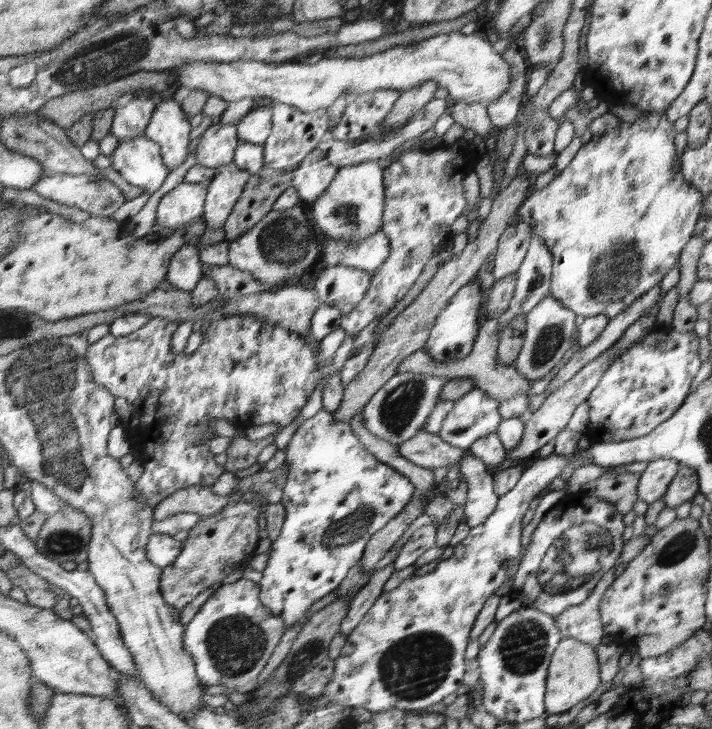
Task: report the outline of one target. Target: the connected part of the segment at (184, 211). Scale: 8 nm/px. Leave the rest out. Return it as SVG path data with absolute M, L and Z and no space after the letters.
M184 182L171 190L159 206L157 224L176 230L201 218L208 185L209 182Z

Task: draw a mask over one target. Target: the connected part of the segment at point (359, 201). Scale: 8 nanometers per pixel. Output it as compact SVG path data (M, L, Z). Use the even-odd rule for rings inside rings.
M372 160L340 168L327 192L309 206L317 226L332 240L351 244L380 232L386 207L386 172L382 162Z

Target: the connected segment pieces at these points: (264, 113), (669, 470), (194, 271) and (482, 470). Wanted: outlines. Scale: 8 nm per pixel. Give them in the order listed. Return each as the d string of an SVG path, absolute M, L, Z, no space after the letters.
M261 102L240 119L237 124L238 140L263 144L272 130L273 102Z
M671 458L649 461L647 468L640 474L637 486L637 498L650 505L661 500L667 494L672 479L682 465Z
M184 245L172 261L168 278L172 284L191 292L203 277L202 265L196 245Z
M470 448L466 449L466 458L458 466L468 485L463 521L471 528L478 527L494 513L499 500L493 489L493 476Z

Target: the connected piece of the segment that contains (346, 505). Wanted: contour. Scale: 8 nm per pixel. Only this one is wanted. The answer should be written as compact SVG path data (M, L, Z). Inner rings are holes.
M323 408L319 410L319 413L308 418L296 429L287 445L285 453L285 462L290 464L290 470L287 472L287 479L280 503L284 505L286 509L286 518L284 518L280 536L278 536L275 542L272 542L272 546L268 550L269 559L266 562L266 569L263 571L263 579L261 579L259 584L259 599L263 605L271 609L276 616L280 616L286 628L289 629L290 627L296 627L306 623L306 612L308 612L308 608L310 608L316 600L320 600L322 596L326 596L328 592L332 592L338 584L343 583L343 581L347 579L346 574L362 559L368 540L371 540L376 532L381 531L390 520L404 513L404 508L410 503L412 495L416 490L415 485L412 484L412 481L407 476L404 476L403 473L396 472L396 469L393 469L391 465L384 464L383 461L380 461L374 453L359 440L358 435L356 435L351 428L350 423L338 422L331 412Z

